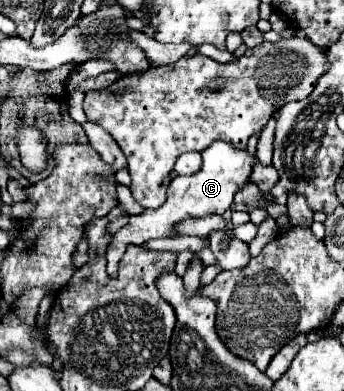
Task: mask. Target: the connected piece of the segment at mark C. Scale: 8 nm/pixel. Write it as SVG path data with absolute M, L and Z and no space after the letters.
M212 142L202 152L202 158L204 158L204 164L196 174L172 178L172 182L168 184L168 198L160 208L144 210L138 216L130 216L128 224L114 234L112 244L108 248L108 254L106 254L110 276L116 274L118 262L120 262L122 254L126 252L128 244L140 246L152 238L174 236L172 226L184 218L202 218L206 214L224 214L232 206L236 192L242 190L244 184L250 180L252 166L256 162L254 154L250 154L248 150L238 150L236 146L230 146L230 142Z

